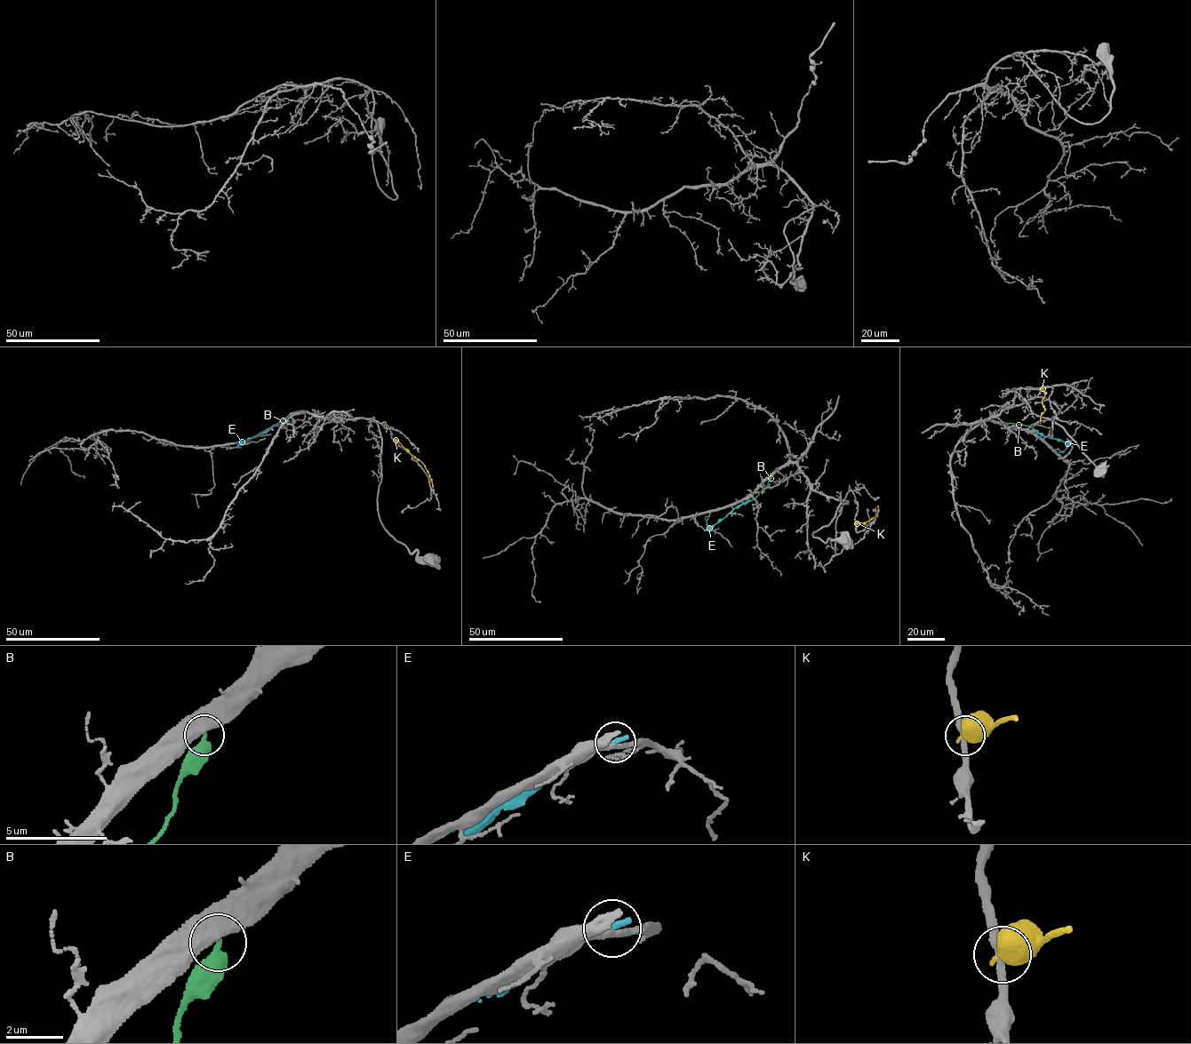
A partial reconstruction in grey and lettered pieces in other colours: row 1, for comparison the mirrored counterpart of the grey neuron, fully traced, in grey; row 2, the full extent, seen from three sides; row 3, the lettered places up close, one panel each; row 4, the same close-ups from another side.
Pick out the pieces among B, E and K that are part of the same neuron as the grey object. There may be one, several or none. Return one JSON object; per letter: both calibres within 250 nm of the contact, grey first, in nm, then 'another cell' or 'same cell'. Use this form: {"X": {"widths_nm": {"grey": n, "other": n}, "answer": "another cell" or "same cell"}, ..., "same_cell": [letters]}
{"B": {"widths_nm": {"grey": 550, "other": 400}, "answer": "another cell"}, "E": {"widths_nm": {"grey": 320, "other": 280}, "answer": "another cell"}, "K": {"widths_nm": {"grey": 240, "other": 600}, "answer": "another cell"}, "same_cell": []}

